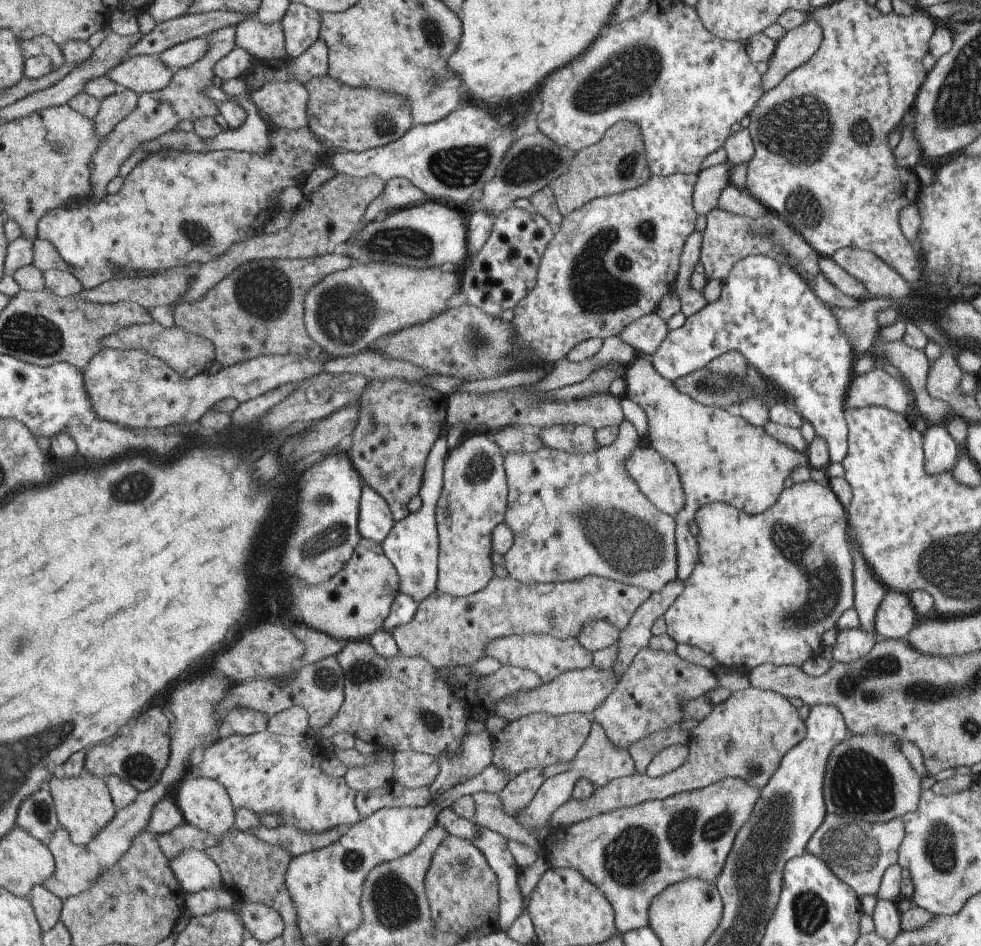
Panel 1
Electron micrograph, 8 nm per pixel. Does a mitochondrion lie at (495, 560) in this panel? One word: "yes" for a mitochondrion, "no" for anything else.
no

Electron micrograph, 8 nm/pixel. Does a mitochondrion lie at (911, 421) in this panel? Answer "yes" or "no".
no

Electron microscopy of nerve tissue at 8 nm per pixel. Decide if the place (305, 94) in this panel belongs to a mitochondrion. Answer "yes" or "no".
no

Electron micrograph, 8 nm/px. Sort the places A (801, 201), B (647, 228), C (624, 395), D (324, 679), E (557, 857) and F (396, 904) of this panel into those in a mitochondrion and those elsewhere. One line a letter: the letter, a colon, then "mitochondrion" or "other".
A: mitochondrion
B: mitochondrion
C: other
D: mitochondrion
E: other
F: mitochondrion

